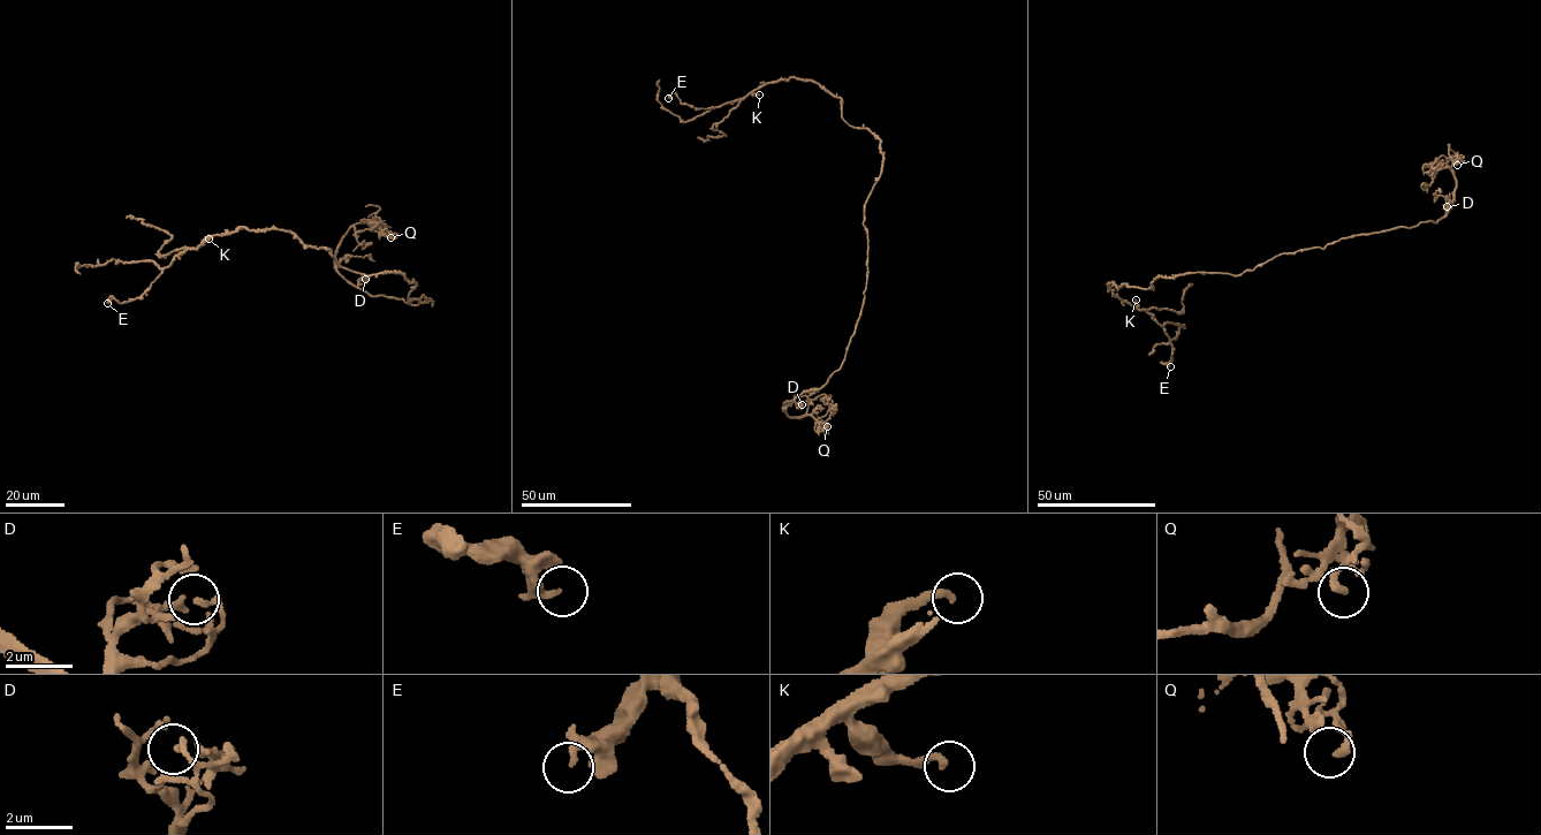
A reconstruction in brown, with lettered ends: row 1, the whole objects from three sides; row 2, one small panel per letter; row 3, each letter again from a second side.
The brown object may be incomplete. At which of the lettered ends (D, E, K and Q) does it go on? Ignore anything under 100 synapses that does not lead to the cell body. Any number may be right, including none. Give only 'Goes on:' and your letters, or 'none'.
Goes on: none

